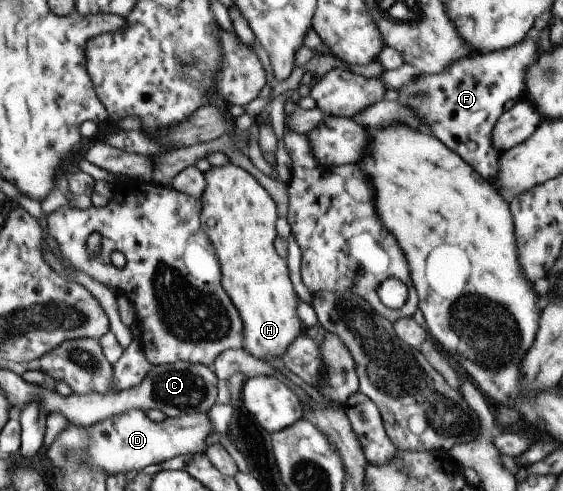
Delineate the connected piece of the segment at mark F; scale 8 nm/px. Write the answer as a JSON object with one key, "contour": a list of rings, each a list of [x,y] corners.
{"contour":[[[527,38],[527,40],[522,40],[516,45],[500,51],[473,52],[472,55],[453,61],[438,73],[419,72],[413,82],[402,85],[396,90],[398,103],[413,113],[418,122],[424,125],[433,136],[437,137],[441,144],[457,153],[457,156],[464,159],[469,166],[472,166],[472,169],[481,178],[492,184],[497,174],[499,152],[491,146],[490,130],[504,111],[504,102],[523,98],[526,82],[525,70],[536,59],[537,50],[539,50],[536,44],[537,40]]]}

